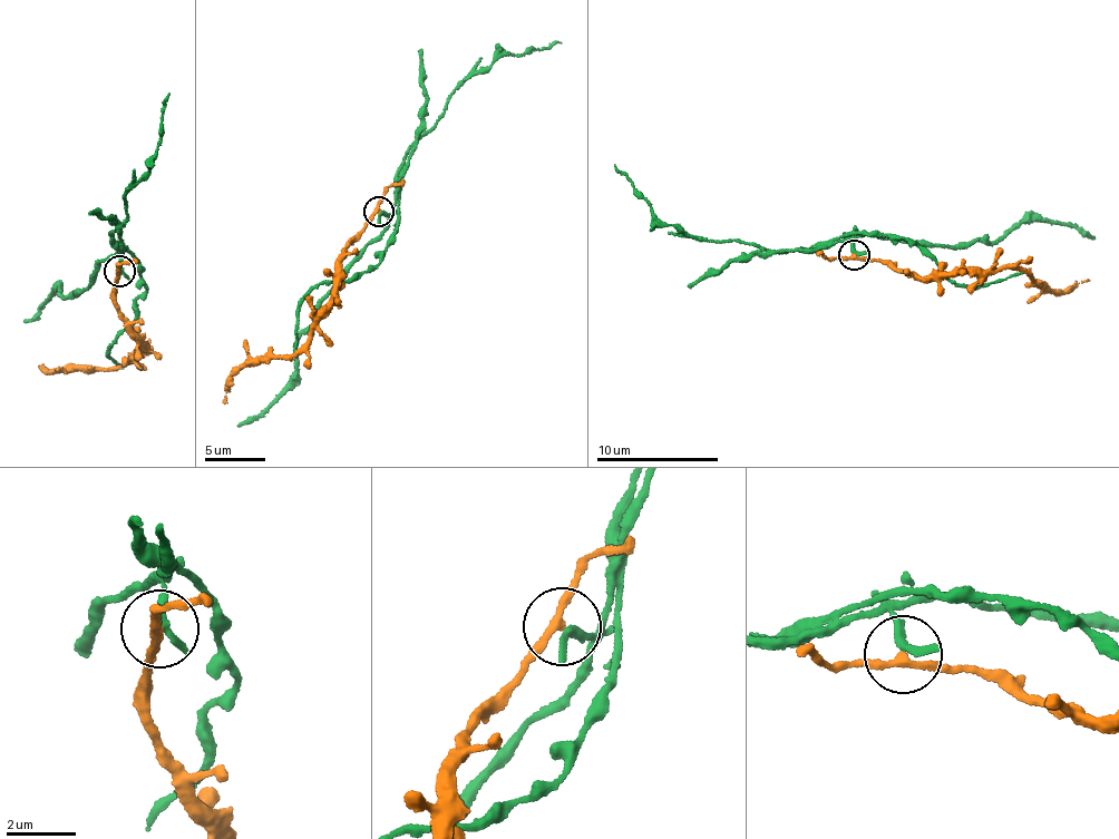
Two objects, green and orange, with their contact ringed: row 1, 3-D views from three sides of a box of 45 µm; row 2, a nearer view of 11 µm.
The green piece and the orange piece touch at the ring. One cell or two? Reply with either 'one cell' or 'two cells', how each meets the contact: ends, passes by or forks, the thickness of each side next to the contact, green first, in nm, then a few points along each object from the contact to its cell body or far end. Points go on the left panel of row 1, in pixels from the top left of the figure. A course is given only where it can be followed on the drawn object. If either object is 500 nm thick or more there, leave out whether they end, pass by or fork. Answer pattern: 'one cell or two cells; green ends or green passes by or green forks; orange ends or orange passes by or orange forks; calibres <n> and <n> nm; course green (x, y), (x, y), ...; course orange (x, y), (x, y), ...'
two cells; green passes by; orange passes by; calibres 200 and 220 nm; course green (118, 269), (116, 254), (98, 262), (78, 294), (67, 298), (54, 290), (42, 305), (23, 320); course orange (118, 272), (115, 301), (128, 330), (143, 341), (132, 360), (119, 367), (51, 374), (41, 370)

